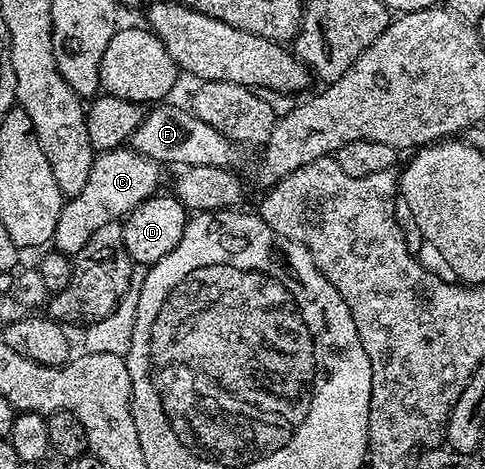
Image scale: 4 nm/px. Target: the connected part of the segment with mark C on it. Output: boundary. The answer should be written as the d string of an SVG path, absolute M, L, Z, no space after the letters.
M130 147L98 153L92 163L92 171L88 171L88 183L84 183L80 195L69 198L63 204L60 219L56 223L53 248L67 255L79 253L84 243L88 243L88 239L100 231L100 227L113 221L121 222L140 202L155 196L159 192L162 172L164 169L159 162L135 153Z

